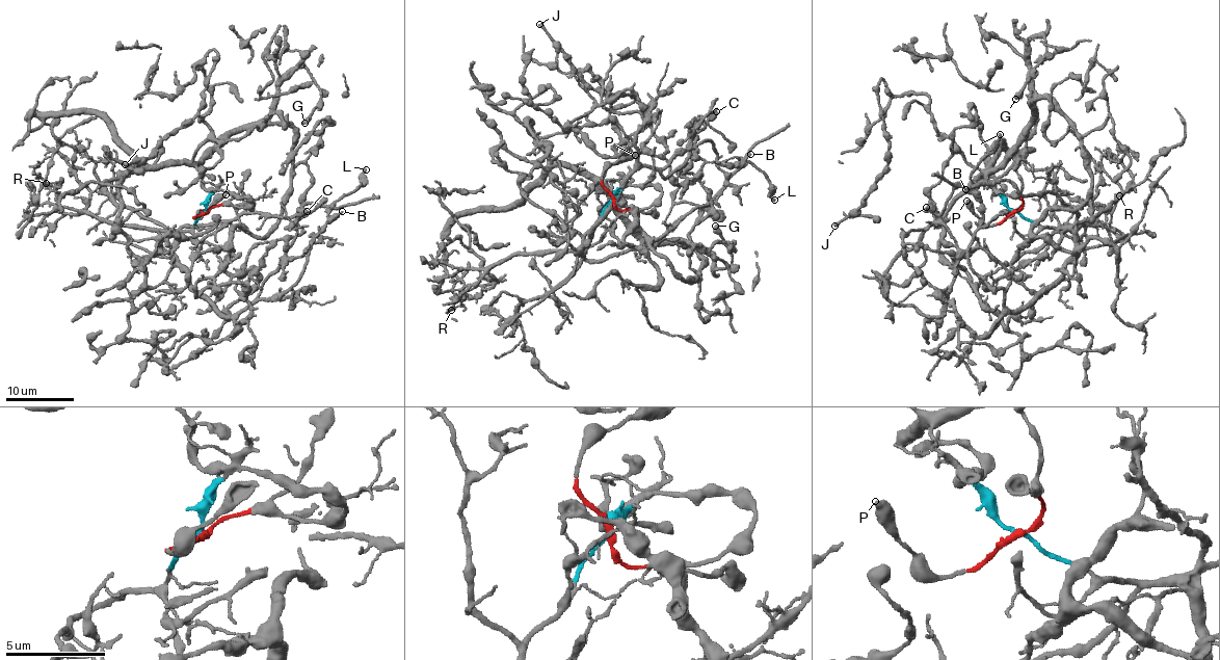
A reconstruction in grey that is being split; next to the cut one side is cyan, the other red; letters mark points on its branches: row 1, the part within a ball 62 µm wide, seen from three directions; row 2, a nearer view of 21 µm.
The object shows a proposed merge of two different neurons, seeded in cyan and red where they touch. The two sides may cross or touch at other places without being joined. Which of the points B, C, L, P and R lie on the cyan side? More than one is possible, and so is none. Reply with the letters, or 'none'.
B, C, L, R

